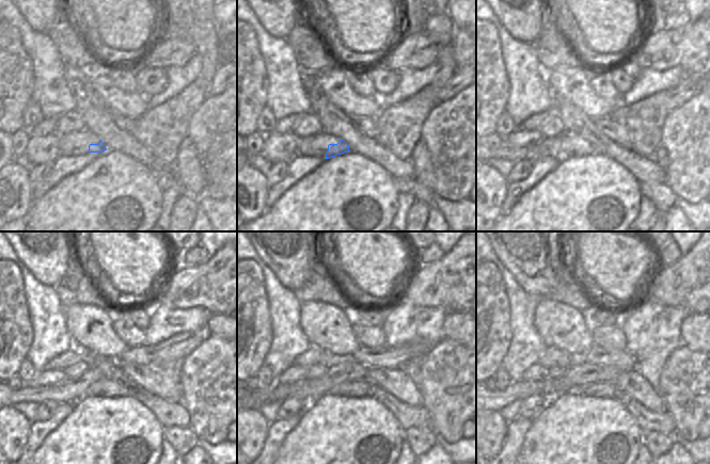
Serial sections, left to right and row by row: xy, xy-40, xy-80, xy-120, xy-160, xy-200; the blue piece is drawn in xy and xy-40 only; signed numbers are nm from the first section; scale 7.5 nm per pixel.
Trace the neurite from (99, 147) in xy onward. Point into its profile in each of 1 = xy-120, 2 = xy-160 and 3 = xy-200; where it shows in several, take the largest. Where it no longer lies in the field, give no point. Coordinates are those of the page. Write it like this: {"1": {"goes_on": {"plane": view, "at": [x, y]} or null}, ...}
{"1": {"goes_on": {"plane": "xy-120", "at": [105, 388]}}, "2": {"goes_on": {"plane": "xy-160", "at": [360, 388]}}, "3": {"goes_on": {"plane": "xy-200", "at": [601, 388]}}}

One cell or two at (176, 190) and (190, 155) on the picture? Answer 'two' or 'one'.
two

